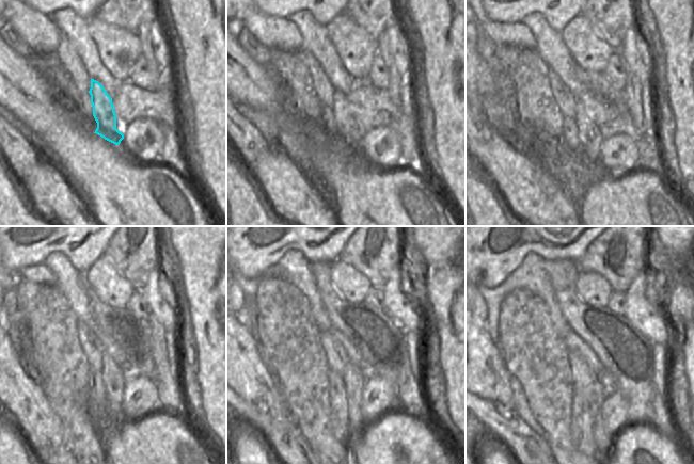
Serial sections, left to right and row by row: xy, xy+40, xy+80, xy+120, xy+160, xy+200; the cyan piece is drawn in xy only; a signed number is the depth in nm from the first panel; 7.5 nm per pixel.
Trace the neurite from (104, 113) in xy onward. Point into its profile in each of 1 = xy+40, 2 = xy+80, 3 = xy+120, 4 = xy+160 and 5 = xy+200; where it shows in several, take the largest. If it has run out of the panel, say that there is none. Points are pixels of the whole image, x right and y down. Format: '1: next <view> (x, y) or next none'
1: next xy+40 (350, 131)
2: next xy+80 (589, 137)
3: next xy+120 (113, 380)
4: next xy+160 (352, 380)
5: next xy+200 (602, 440)

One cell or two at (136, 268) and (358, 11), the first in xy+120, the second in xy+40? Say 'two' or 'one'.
one

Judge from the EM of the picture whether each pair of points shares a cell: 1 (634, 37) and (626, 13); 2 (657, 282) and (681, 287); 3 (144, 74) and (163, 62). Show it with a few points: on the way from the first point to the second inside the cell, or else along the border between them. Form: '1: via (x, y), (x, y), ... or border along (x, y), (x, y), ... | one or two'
1: border along (636, 26), (631, 27), (627, 31), (619, 50) | two
2: border along (674, 283), (664, 301) | two
3: border along (159, 67), (171, 77) | two

